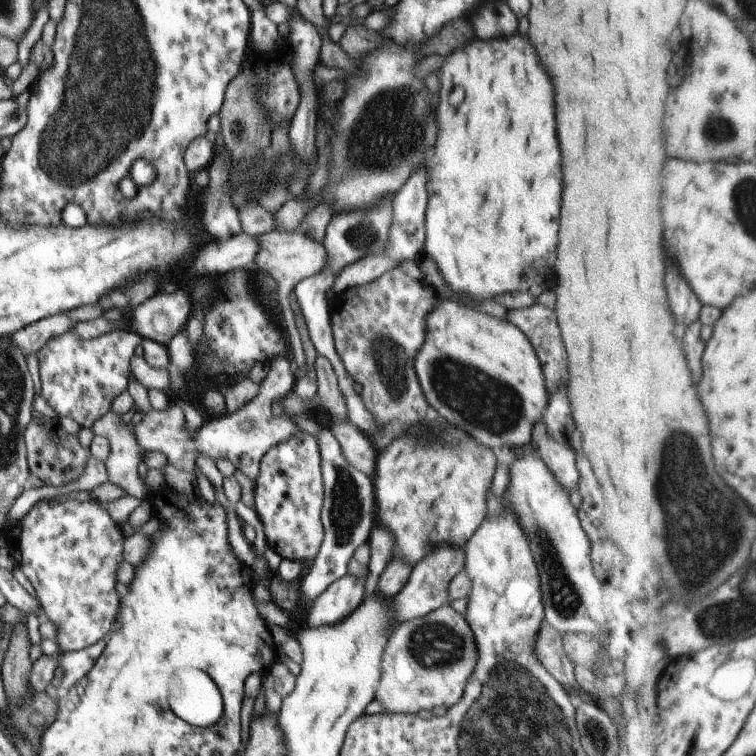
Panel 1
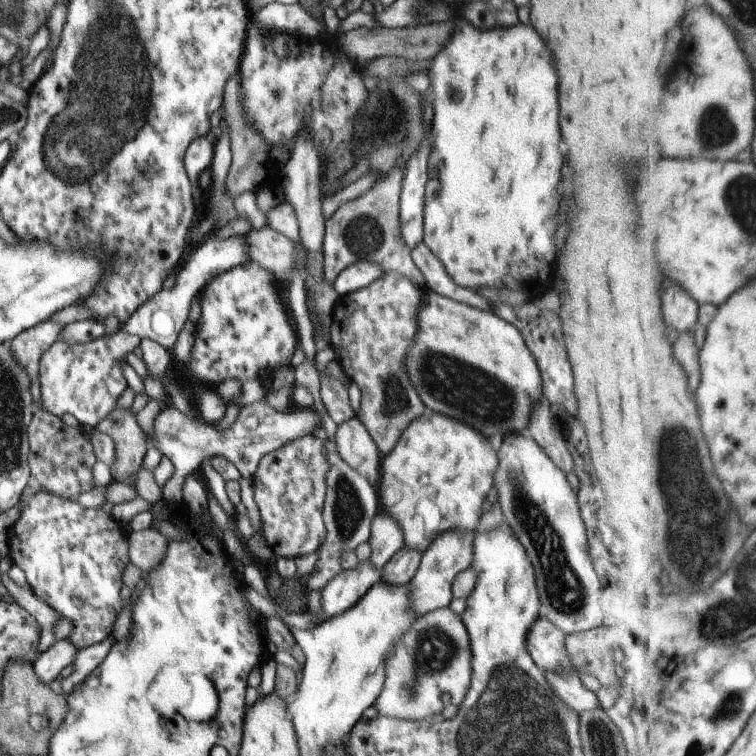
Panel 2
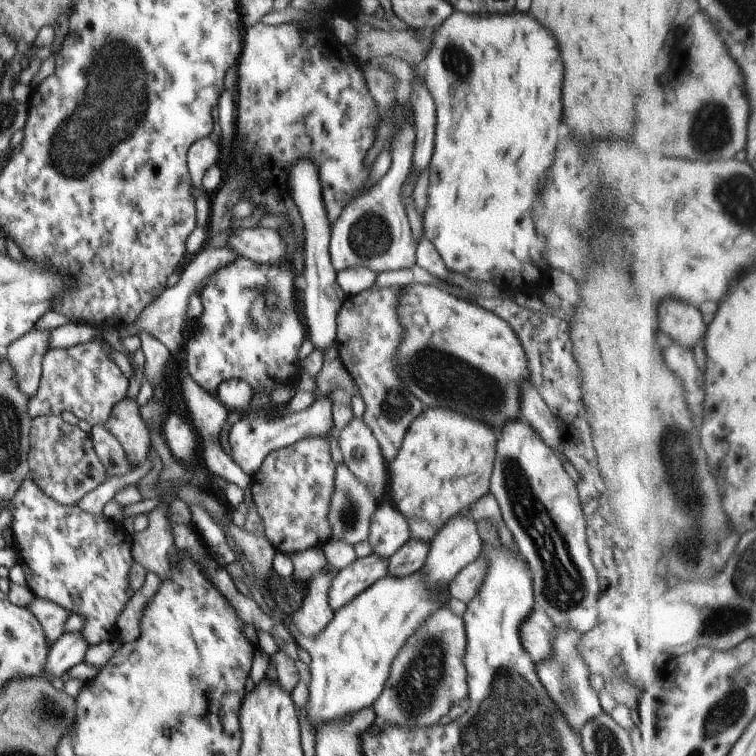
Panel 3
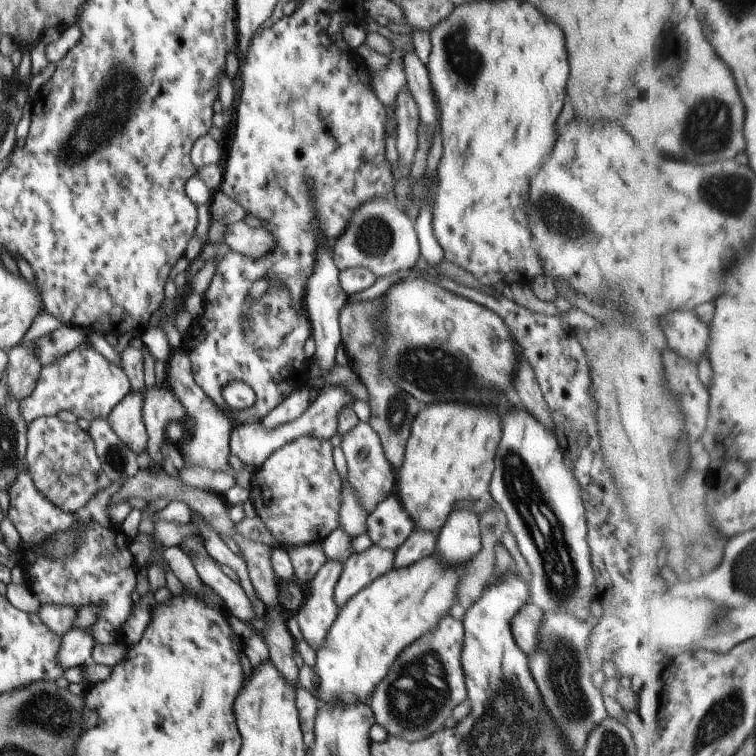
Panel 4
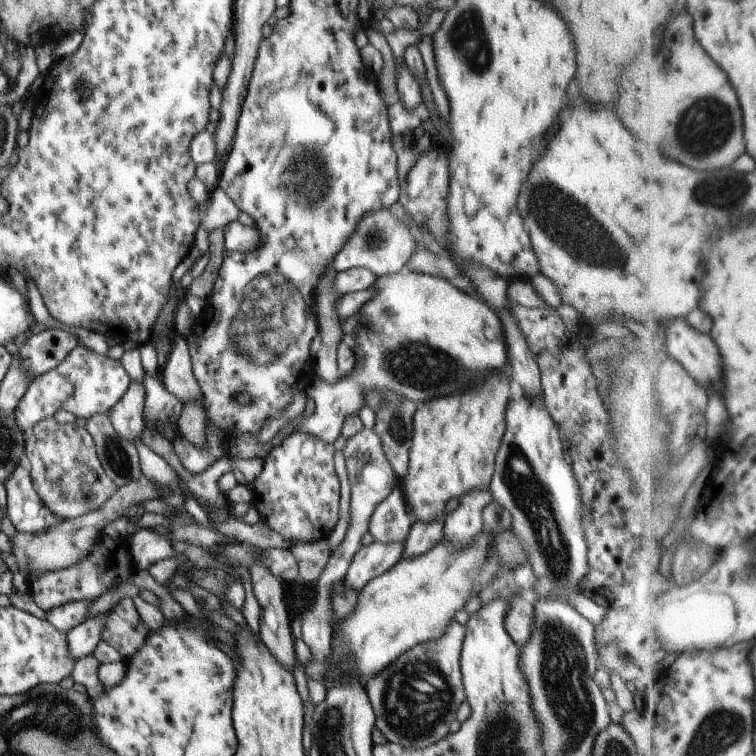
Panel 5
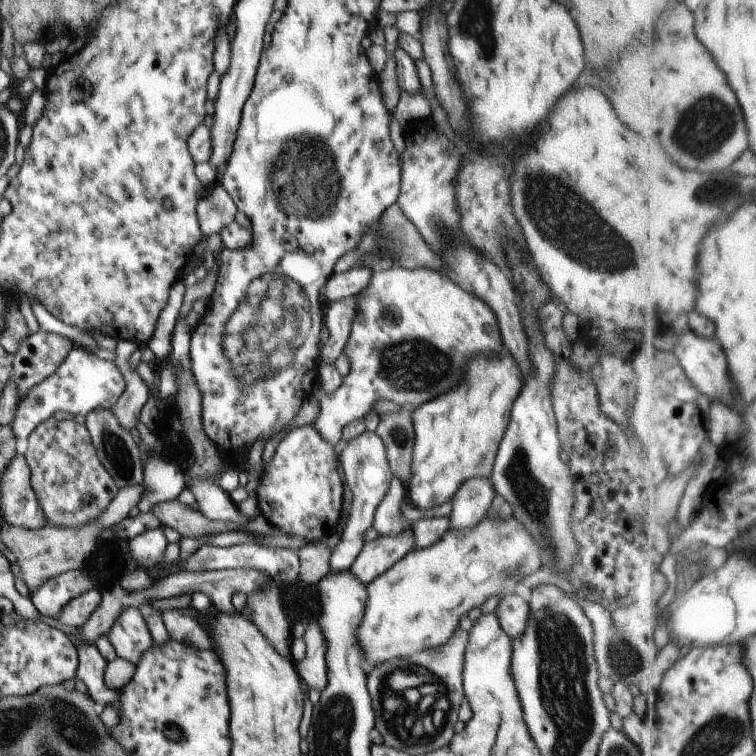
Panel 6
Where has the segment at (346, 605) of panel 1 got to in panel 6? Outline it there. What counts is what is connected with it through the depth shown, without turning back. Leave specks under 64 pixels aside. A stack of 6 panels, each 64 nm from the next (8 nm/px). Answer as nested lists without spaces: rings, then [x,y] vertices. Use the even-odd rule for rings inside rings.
[[[406,523],[407,527],[402,533],[376,536],[372,541],[363,544],[349,568],[363,585],[367,586],[414,548],[411,523]]]

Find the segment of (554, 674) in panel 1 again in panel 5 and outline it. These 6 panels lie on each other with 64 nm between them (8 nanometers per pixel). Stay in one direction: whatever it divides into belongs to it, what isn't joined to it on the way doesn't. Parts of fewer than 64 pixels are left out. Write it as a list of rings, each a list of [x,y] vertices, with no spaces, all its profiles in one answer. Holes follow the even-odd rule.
[[[519,594],[512,598],[511,605],[505,611],[503,621],[505,632],[518,647],[523,646],[528,639],[533,611],[533,605]]]

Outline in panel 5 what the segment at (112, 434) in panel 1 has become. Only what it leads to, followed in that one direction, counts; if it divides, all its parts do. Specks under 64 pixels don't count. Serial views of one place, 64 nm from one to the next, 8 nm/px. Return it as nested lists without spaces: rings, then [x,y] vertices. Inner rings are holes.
[[[130,380],[123,396],[107,412],[113,428],[130,443],[133,443],[134,438],[140,439],[141,431],[145,428],[143,407],[143,385]]]

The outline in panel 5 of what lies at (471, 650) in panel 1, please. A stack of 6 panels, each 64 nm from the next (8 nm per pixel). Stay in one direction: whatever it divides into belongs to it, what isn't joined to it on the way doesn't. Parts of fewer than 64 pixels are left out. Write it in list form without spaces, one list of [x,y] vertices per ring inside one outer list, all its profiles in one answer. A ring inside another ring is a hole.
[[[453,620],[439,638],[419,643],[368,680],[364,687],[374,712],[374,725],[387,742],[405,748],[422,749],[435,744],[435,741],[441,740],[449,733],[447,724],[456,720],[456,710],[465,698],[460,669],[460,650],[464,632],[464,626]]]

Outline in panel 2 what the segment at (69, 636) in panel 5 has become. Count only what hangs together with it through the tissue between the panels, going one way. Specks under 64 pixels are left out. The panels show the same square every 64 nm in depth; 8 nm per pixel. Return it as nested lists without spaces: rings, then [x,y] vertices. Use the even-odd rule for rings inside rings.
[[[61,638],[44,650],[32,664],[35,676],[45,684],[53,682],[59,672],[73,662],[78,648],[69,640]]]

